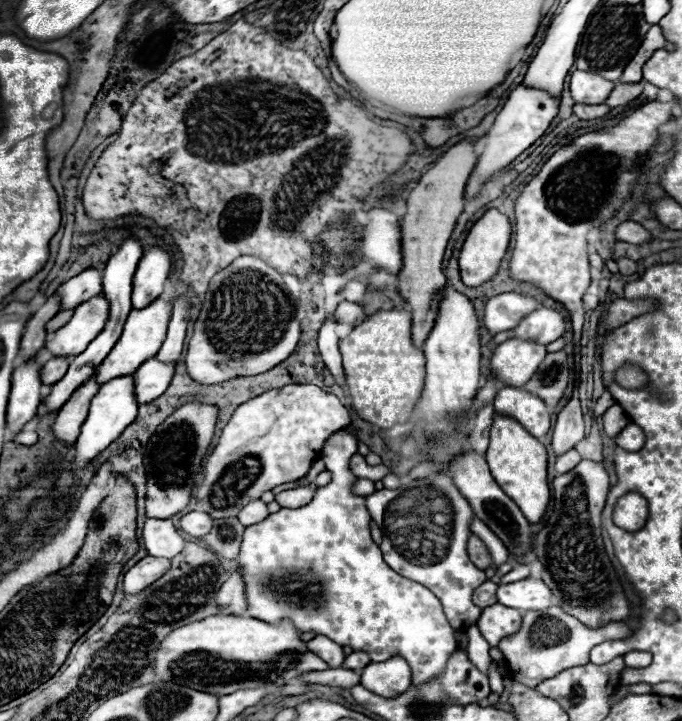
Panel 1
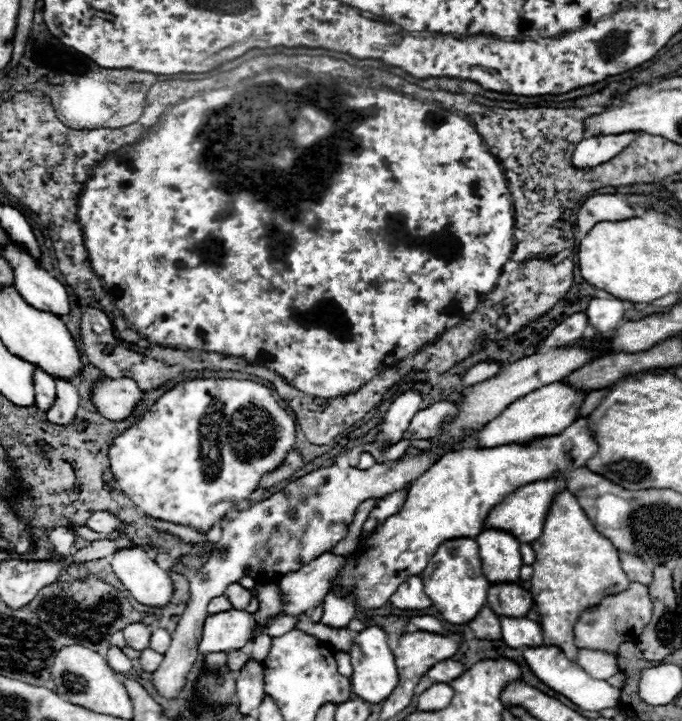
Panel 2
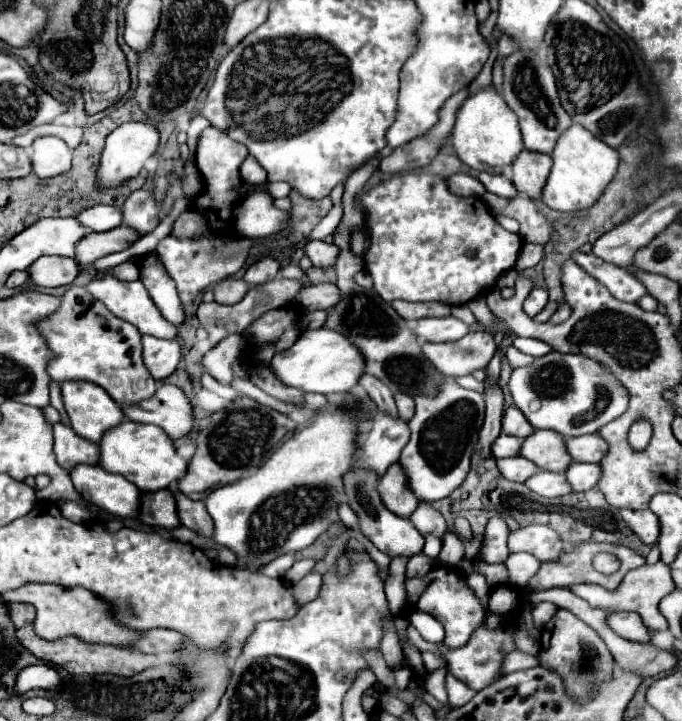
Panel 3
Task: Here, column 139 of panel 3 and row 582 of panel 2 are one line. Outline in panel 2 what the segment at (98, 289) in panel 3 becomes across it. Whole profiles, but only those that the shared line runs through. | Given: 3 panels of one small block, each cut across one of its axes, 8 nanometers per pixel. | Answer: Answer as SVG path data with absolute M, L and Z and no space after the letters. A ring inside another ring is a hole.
M326 552L316 560L304 564L302 568L284 574L280 584L282 616L298 616L316 608L324 600L330 582L342 564L344 556L334 556Z

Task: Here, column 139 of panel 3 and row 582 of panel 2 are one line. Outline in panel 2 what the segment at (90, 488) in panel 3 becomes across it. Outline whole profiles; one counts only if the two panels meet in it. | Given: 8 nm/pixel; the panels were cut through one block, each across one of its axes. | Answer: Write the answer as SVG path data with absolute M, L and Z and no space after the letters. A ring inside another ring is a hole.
M486 530L476 536L480 546L480 560L484 576L490 584L500 582L518 582L522 556L520 556L520 542L502 530Z

